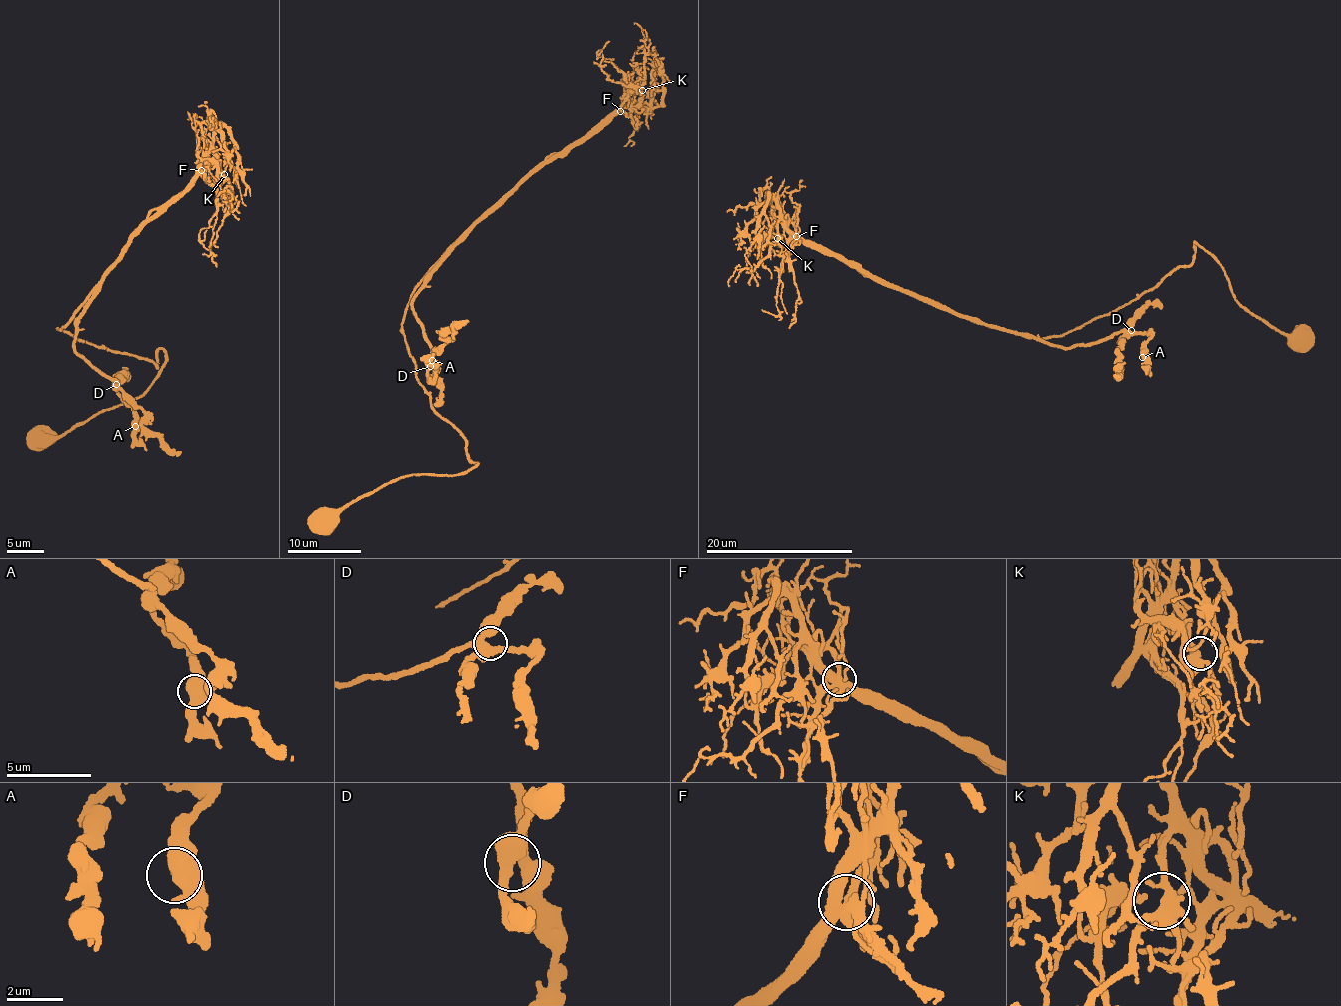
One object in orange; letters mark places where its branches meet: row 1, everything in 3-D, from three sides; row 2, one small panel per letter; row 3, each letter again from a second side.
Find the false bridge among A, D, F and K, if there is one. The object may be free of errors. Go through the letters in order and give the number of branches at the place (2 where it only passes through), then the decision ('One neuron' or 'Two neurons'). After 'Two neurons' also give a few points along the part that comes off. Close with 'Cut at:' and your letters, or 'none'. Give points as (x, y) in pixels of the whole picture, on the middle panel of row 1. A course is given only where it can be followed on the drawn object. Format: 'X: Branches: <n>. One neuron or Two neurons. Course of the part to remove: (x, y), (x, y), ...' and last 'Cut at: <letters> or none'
A: Branches: 4. One neuron
D: Branches: 4. One neuron
F: Branches: 5. One neuron
K: Branches: 4. One neuron
Cut at: none

